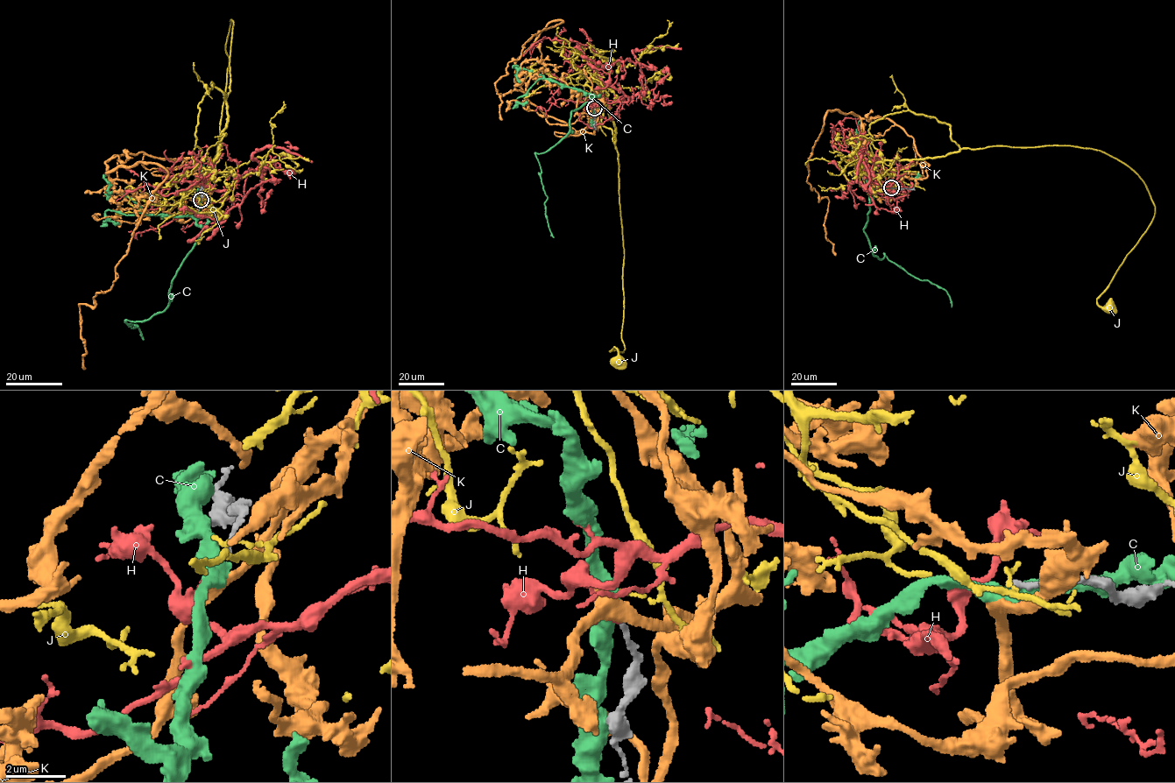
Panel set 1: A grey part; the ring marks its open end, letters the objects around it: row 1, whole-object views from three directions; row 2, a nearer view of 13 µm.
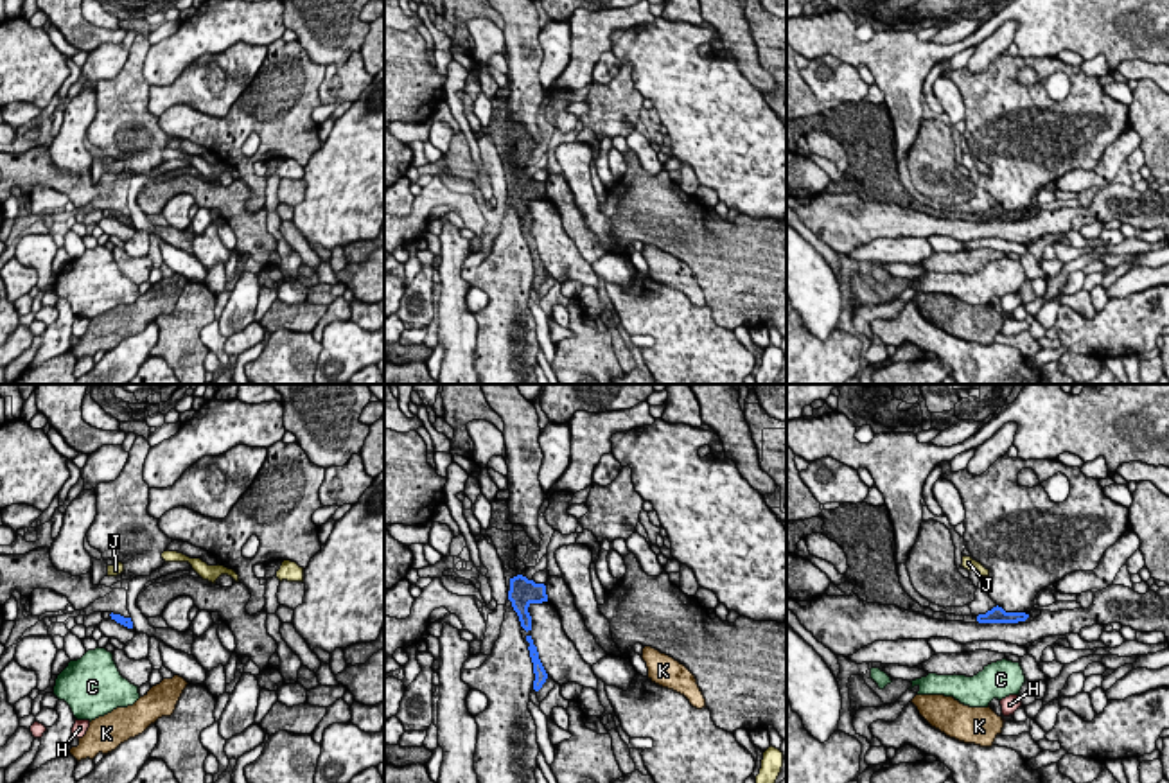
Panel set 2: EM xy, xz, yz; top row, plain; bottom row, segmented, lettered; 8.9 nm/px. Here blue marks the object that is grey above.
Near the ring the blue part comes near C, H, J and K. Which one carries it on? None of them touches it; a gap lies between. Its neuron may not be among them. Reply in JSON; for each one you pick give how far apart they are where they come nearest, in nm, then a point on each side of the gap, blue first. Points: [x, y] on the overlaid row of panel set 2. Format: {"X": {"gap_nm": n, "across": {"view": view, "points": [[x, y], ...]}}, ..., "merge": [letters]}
{"merge": []}

